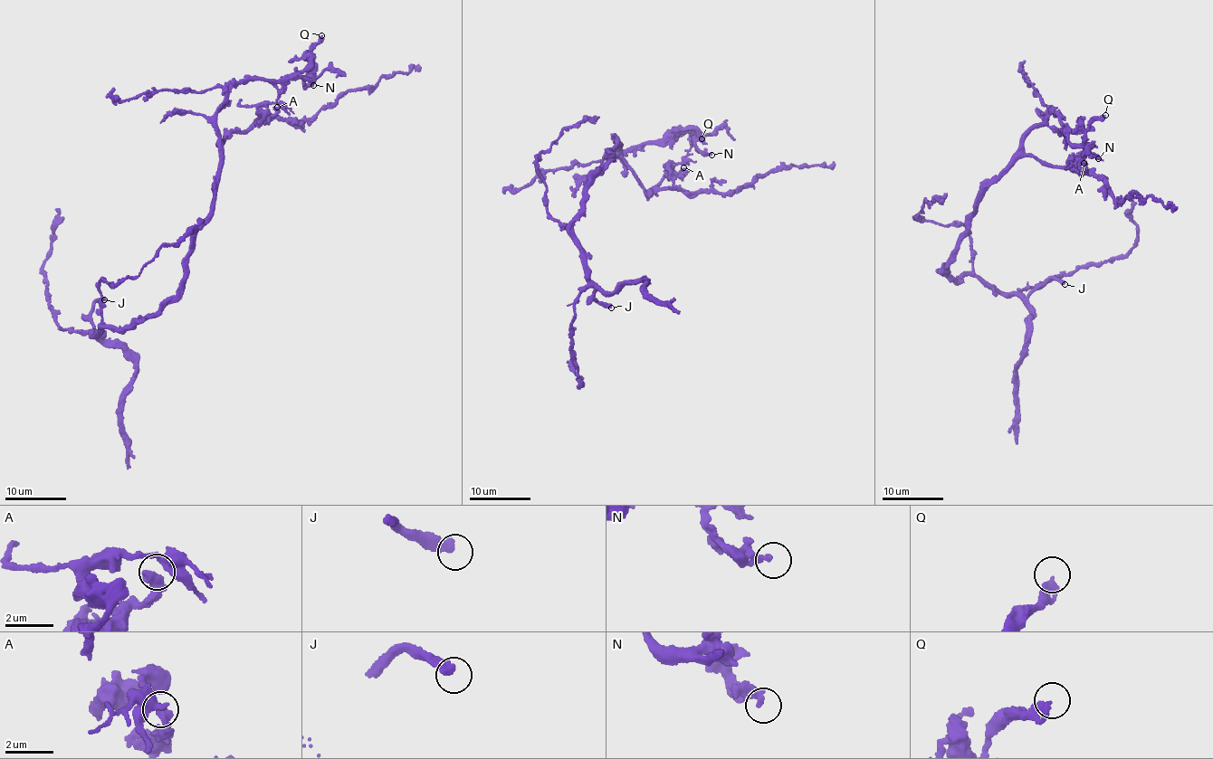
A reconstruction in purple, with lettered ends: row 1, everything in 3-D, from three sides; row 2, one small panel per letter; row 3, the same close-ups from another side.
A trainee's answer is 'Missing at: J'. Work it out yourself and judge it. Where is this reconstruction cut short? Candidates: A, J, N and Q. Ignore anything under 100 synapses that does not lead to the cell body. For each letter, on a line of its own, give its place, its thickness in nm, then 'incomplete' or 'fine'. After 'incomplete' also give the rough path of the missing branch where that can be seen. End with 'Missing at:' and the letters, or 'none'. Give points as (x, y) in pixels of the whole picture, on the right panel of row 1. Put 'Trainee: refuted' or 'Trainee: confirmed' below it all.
A: at (1084, 163); 340 nm thick; fine
J: at (1064, 284); 380 nm thick; incomplete; missing branch runs (1064, 284), (1110, 295), (1133, 279), (1151, 252), (1149, 240), (1122, 228), (1118, 214), (1089, 192), (1084, 173)
N: at (1098, 158); 280 nm thick; fine
Q: at (1105, 115); 320 nm thick; fine
Missing at: J
Trainee: confirmed

